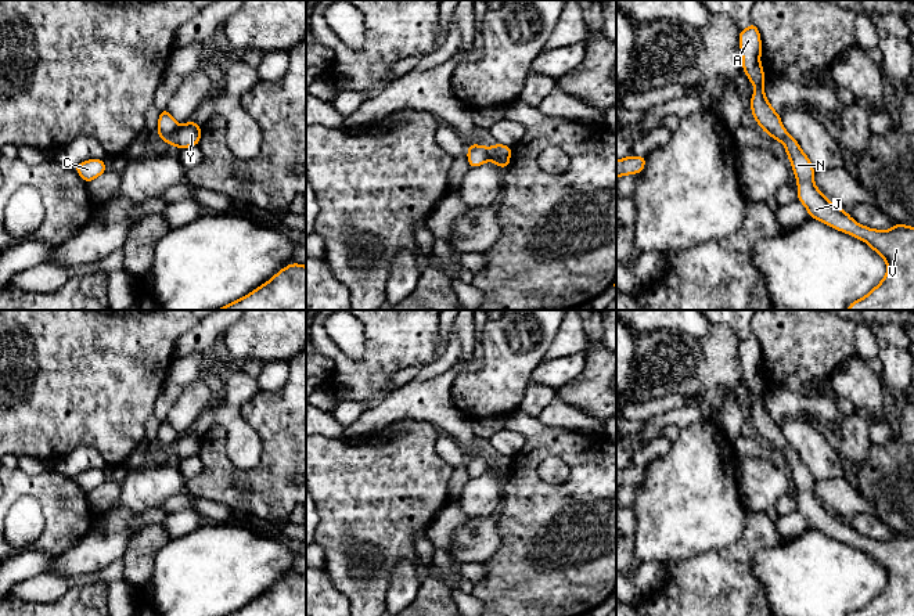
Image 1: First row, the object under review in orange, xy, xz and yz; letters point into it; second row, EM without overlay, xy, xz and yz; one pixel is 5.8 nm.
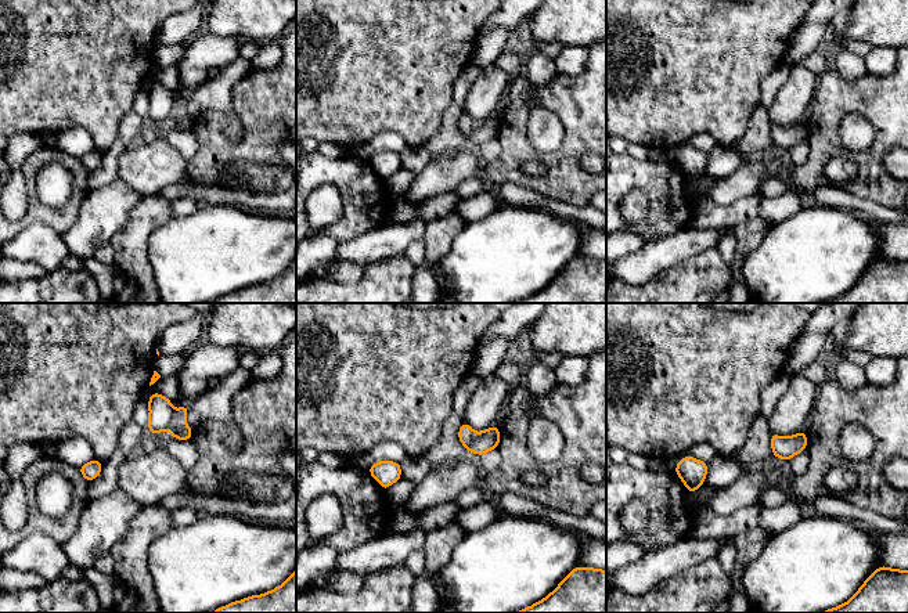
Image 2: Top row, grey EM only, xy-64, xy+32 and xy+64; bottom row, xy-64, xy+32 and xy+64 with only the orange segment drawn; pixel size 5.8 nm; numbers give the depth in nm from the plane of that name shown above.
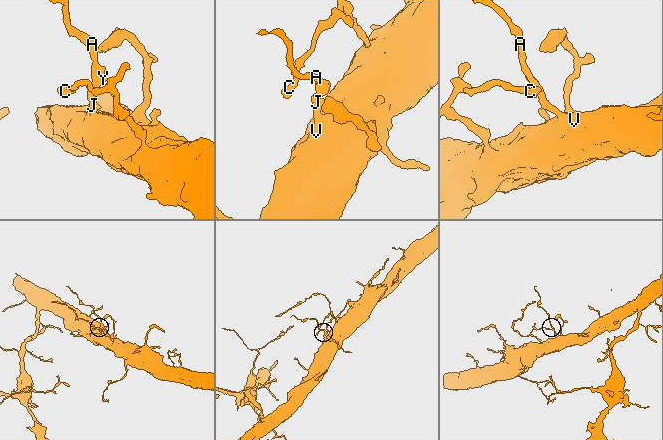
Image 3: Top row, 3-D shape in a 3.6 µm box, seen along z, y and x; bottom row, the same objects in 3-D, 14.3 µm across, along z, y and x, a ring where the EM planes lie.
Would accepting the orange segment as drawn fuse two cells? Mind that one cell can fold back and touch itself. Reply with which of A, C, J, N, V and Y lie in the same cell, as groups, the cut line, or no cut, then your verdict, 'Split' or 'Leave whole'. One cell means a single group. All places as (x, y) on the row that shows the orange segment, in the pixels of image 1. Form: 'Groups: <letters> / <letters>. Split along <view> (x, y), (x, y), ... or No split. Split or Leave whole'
Groups: A C J N V Y. No split. Leave whole

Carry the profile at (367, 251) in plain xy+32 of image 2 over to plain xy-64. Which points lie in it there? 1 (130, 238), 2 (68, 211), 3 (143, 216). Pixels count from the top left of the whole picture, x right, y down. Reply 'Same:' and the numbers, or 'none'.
Same: none

